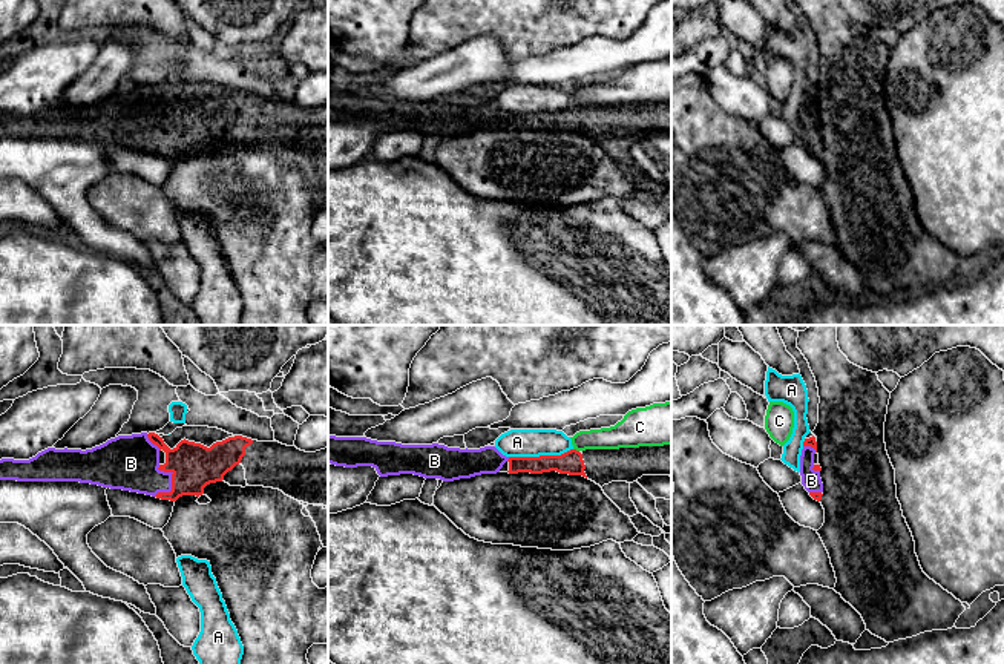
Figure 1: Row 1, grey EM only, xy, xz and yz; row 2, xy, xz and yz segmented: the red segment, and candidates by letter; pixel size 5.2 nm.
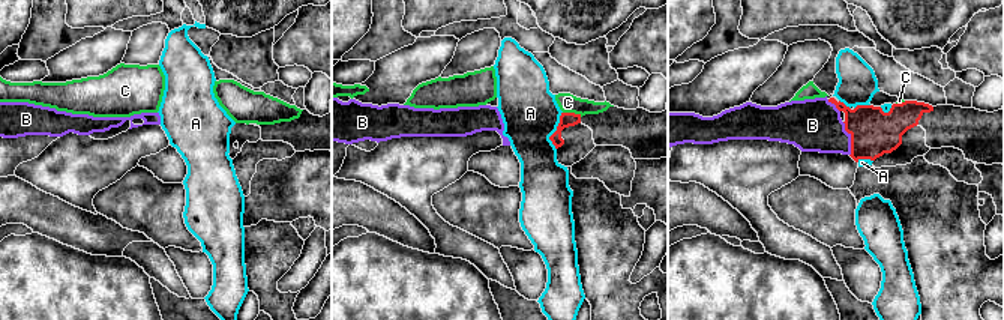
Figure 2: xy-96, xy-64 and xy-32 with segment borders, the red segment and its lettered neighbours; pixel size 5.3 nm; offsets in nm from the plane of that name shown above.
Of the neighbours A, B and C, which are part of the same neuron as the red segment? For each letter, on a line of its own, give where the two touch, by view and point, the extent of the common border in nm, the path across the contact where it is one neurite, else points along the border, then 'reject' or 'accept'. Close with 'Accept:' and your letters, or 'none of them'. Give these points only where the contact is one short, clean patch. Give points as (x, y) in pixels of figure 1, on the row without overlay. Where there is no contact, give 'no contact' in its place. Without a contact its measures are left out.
A: xz (540, 112) | 340 nm | along xz (572, 105), (560, 111), (509, 114) | reject
B: xy (172, 140) | 170 nm | across xy (193, 121), (172, 140), (150, 135), (131, 120) | accept
C: xz (575, 106) | 40 nm | along xz (574, 105), (578, 108) | reject
Accept: B

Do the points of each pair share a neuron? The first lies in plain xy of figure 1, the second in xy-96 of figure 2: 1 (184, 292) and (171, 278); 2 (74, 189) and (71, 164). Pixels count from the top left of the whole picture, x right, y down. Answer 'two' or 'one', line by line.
1: two
2: one

